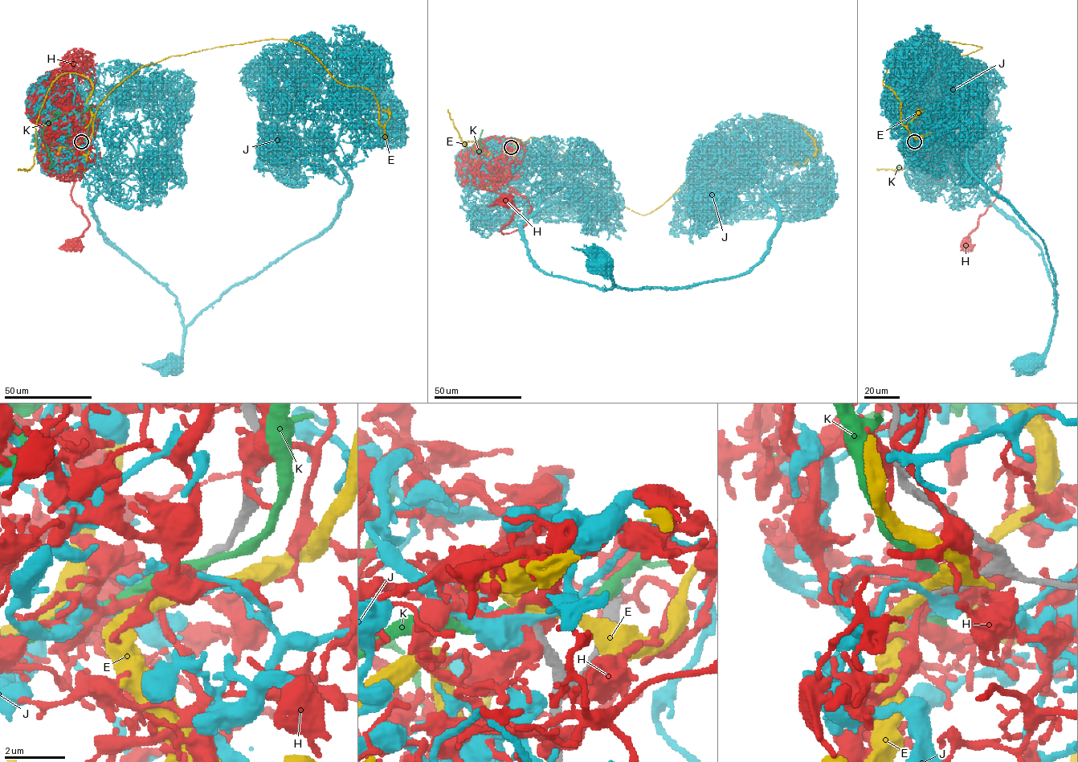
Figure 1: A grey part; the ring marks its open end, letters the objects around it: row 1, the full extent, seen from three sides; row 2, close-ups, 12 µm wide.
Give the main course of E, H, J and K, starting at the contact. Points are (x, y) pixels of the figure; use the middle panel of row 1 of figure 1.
E: (511, 147), (554, 144), (643, 215), (768, 116), (813, 140), (815, 153), (794, 165)
H: (512, 149), (512, 141), (489, 169), (531, 210), (523, 227), (504, 233), (518, 210), (505, 201)
J: (511, 148), (522, 143), (525, 179), (540, 199), (522, 225), (531, 260), (552, 275), (611, 288), (605, 264)
K: (511, 147), (479, 153), (472, 147), (478, 141), (487, 139), (483, 147), (500, 159), (483, 165), (477, 146)

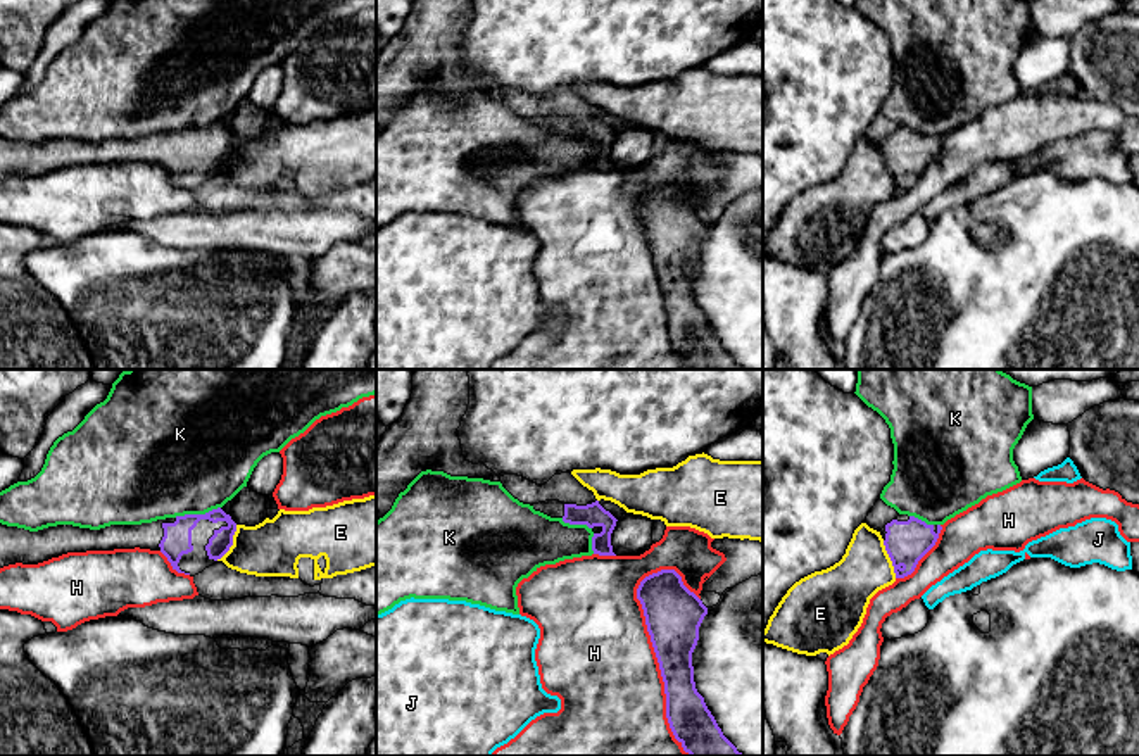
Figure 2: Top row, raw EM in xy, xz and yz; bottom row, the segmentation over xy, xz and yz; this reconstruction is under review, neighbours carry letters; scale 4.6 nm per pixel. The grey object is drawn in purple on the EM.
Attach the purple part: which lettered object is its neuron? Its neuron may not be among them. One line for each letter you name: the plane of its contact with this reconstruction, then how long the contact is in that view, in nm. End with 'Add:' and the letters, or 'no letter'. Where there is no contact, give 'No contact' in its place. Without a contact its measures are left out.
Add: no letter

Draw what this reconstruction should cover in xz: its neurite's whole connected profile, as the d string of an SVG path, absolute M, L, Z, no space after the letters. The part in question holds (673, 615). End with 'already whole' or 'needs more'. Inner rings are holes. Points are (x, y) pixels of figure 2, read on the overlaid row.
M675 570L645 576L637 599L664 682L666 718L675 739L690 756L744 756L723 735L694 682L692 652L708 608Z; already whole

